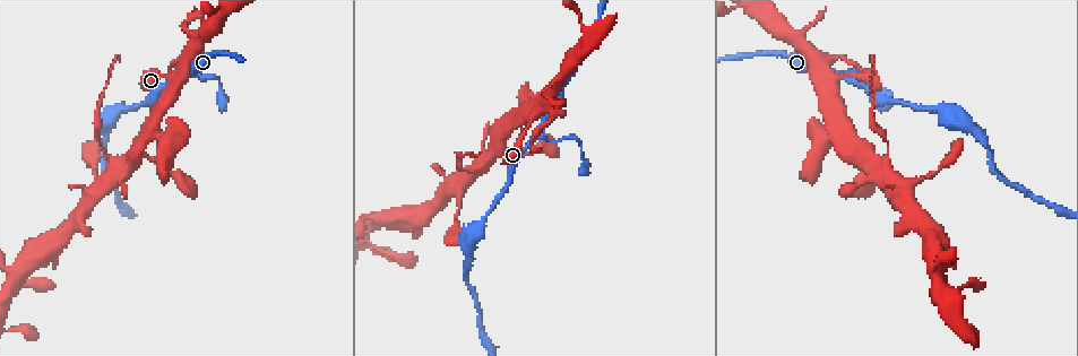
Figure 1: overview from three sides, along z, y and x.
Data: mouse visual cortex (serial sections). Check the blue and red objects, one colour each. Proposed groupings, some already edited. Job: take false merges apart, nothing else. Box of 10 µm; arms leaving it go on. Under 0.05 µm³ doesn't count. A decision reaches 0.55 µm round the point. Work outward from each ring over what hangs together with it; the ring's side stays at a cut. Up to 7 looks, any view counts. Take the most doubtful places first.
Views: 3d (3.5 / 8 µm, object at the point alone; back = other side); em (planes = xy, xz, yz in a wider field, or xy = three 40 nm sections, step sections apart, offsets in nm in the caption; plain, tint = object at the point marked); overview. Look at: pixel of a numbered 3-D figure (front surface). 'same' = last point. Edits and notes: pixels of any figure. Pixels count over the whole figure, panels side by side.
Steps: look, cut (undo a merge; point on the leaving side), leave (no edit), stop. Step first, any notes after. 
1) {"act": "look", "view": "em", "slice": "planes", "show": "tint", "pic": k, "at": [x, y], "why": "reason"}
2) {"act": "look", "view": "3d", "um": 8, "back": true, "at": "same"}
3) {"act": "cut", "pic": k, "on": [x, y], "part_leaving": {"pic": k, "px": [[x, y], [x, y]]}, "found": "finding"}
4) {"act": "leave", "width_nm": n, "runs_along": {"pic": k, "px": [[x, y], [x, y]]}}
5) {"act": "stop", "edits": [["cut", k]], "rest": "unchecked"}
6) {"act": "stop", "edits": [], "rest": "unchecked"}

{"act": "look", "view": "3d", "um": 3.5, "pic": 1, "at": [542, 134], "why": "side arm on a straight run"}

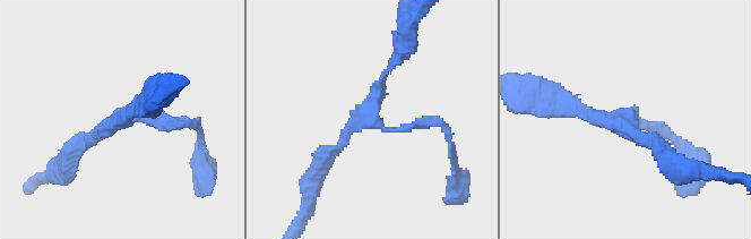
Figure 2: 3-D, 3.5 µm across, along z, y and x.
{"act": "look", "view": "em", "slice": "planes", "show": "tint", "pic": 2, "at": [365, 111], "arms": 3, "arm_widths_nm": [150, 150, 200]}

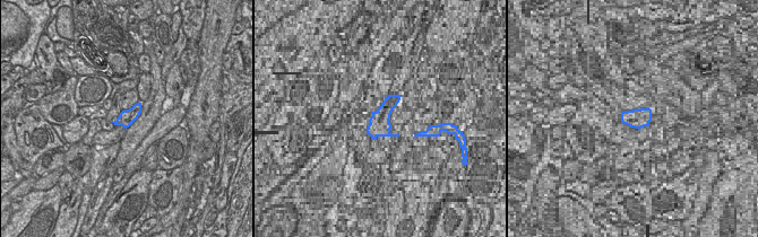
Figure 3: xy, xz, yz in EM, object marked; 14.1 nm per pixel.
{"act": "look", "view": "em", "slice": "xy", "step": 5, "show": "tint", "at": "same", "why": "another direction"}

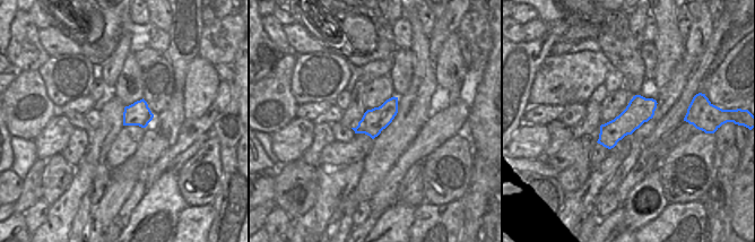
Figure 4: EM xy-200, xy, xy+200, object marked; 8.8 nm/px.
{"act": "leave", "found": "continuous, no second cell"}

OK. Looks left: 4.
{"act": "look", "view": "3d", "um": 8, "pic": 1, "at": [104, 149], "why": "thin neck"}

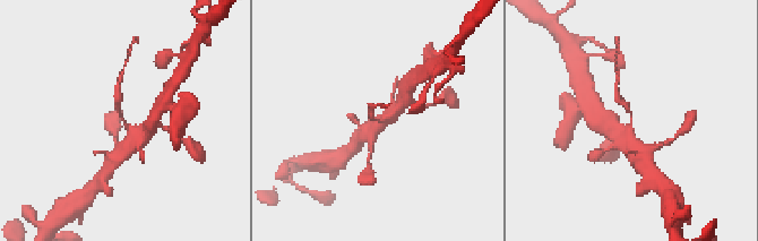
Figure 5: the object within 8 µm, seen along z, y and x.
{"act": "look", "view": "3d", "um": 3.5, "at": "same"}

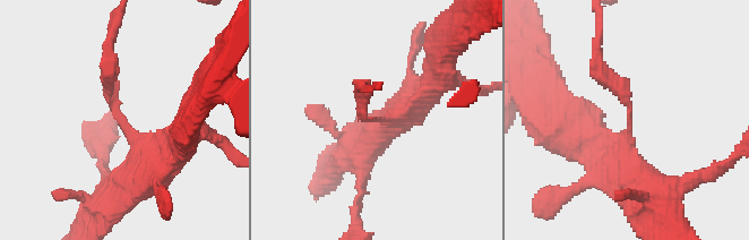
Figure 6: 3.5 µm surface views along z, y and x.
{"act": "look", "view": "em", "slice": "xy", "step": 1, "show": "tint", "pic": 6, "at": [628, 113], "why": "now the EM"}

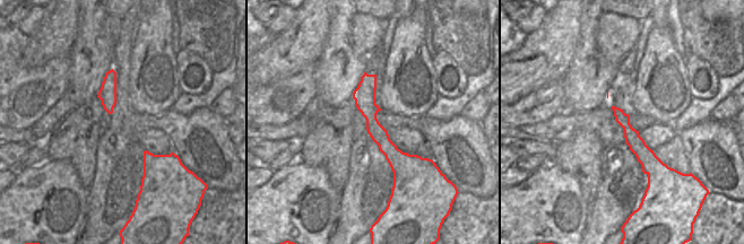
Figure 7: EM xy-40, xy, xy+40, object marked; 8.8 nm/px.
{"act": "cut", "pic": 6, "on": [114, 103], "part_leaving": {"pic": 6, "px": [[136, 136], [108, 97], [108, 45]]}, "found": "two cells meet here"}

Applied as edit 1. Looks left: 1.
{"act": "look", "view": "3d", "um": 3.5, "pic": 1, "at": [936, 272]}

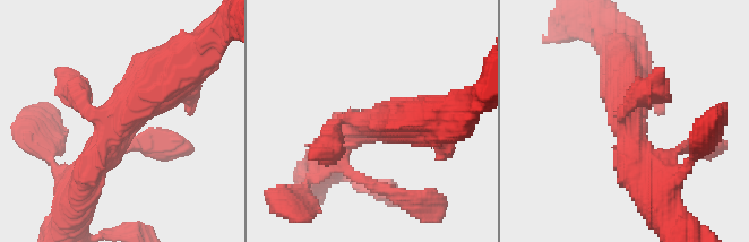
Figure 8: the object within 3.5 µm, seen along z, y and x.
{"act": "leave", "arms": 3, "arm_widths_nm": [250, 450, 600], "runs_along": {"pic": 8, "px": [[181, 67], [119, 122], [84, 182]]}, "found": "all the same cell"}

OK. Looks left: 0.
{"act": "stop", "edits": [["cut", 6]], "rest": "unchecked"}

